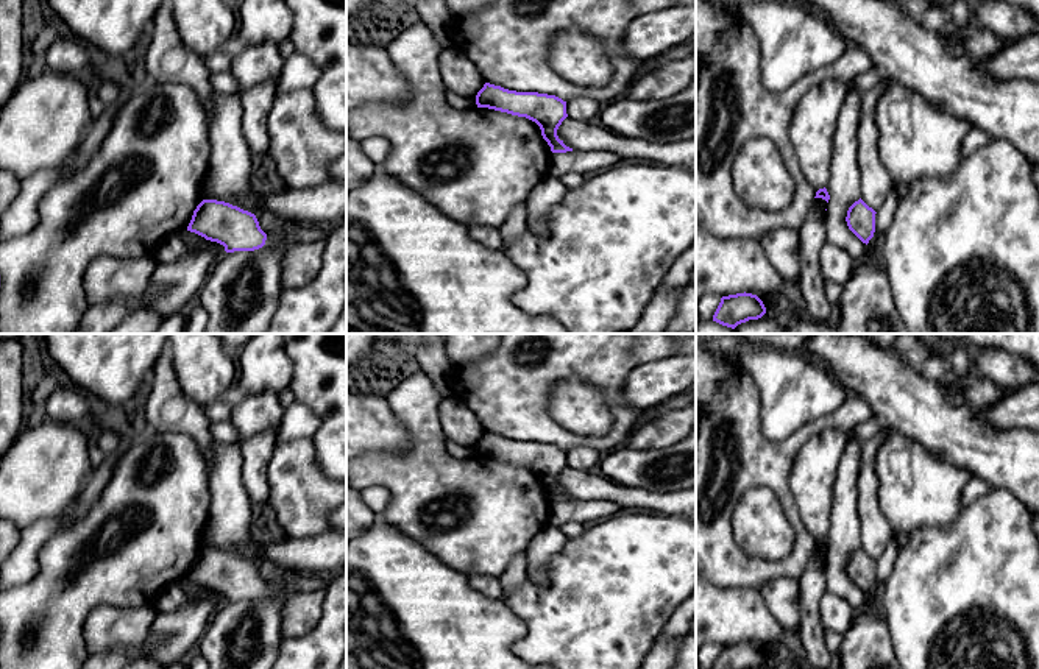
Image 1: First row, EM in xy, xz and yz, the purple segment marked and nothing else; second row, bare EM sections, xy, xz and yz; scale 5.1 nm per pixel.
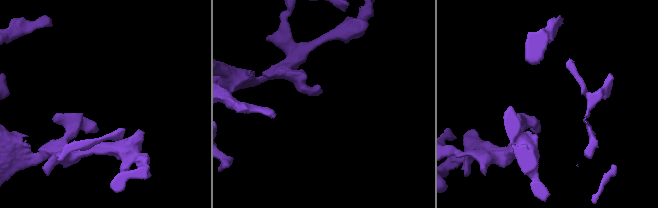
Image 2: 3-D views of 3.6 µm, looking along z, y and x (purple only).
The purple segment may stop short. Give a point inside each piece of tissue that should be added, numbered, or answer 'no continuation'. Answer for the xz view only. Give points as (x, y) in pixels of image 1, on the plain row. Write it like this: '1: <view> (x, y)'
1: xz (584, 459)

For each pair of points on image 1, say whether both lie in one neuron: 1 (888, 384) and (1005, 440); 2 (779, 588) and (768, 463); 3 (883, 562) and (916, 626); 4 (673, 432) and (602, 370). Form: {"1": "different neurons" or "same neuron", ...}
{"1": "same neuron", "2": "different neurons", "3": "different neurons", "4": "different neurons"}

